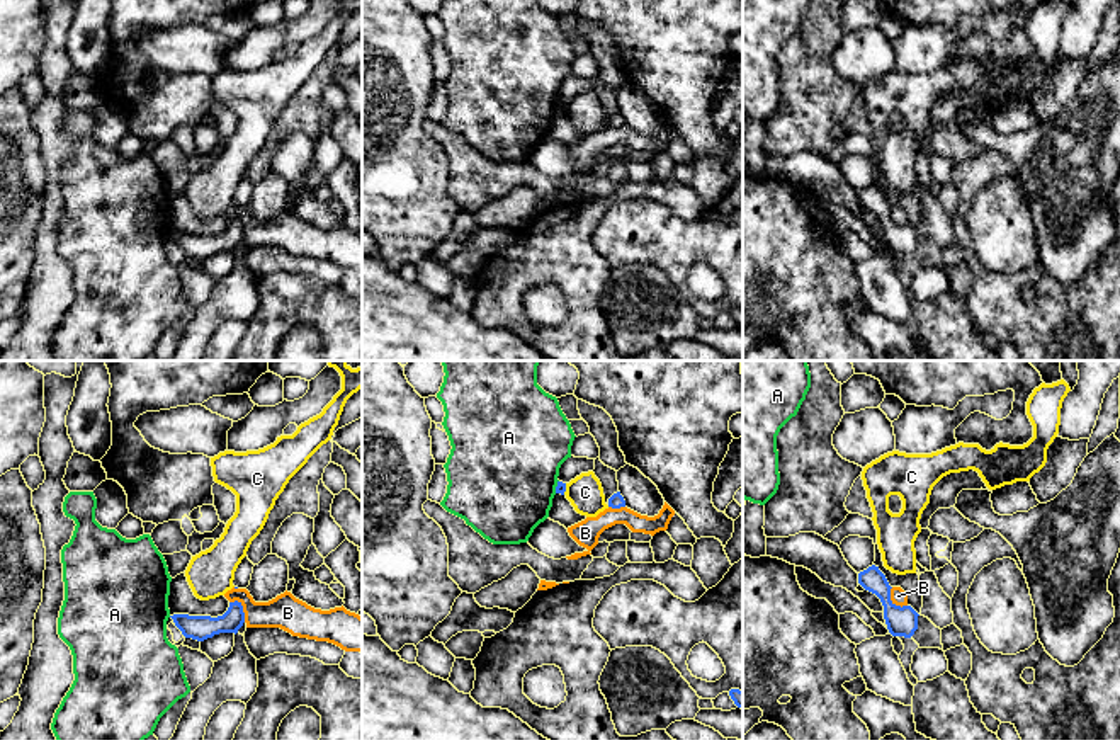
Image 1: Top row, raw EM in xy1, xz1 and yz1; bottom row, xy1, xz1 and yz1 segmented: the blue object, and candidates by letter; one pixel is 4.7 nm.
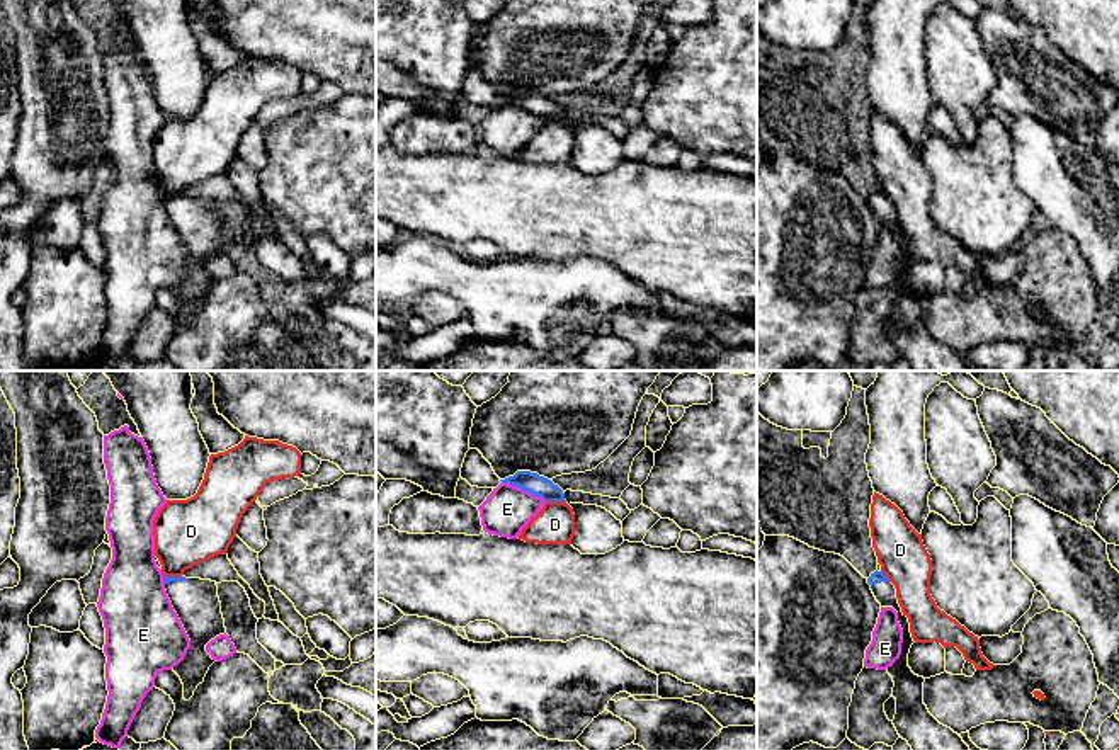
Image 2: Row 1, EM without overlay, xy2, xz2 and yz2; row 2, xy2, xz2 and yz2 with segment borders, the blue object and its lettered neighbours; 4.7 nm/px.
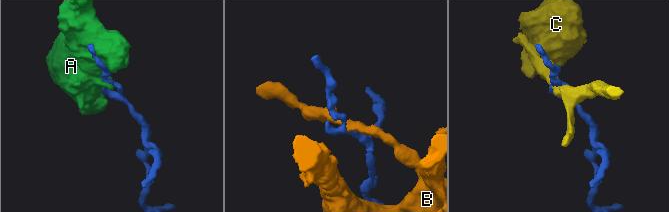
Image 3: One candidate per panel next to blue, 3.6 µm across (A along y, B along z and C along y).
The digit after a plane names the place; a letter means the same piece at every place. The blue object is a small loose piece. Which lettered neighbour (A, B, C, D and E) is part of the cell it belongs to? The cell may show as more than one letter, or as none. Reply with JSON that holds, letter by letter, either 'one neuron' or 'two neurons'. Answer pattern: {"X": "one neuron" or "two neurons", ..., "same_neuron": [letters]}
{"A": "two neurons", "B": "two neurons", "C": "two neurons", "D": "two neurons", "E": "two neurons", "same_neuron": []}

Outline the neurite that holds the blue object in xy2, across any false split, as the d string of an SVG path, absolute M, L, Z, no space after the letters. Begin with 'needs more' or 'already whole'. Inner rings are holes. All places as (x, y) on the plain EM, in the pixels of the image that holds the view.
needs more; M163 196L163 204L190 259L184 279L172 287L184 303L184 318L189 320L216 281L206 270L206 264L226 252L218 204L211 199L185 196Z

